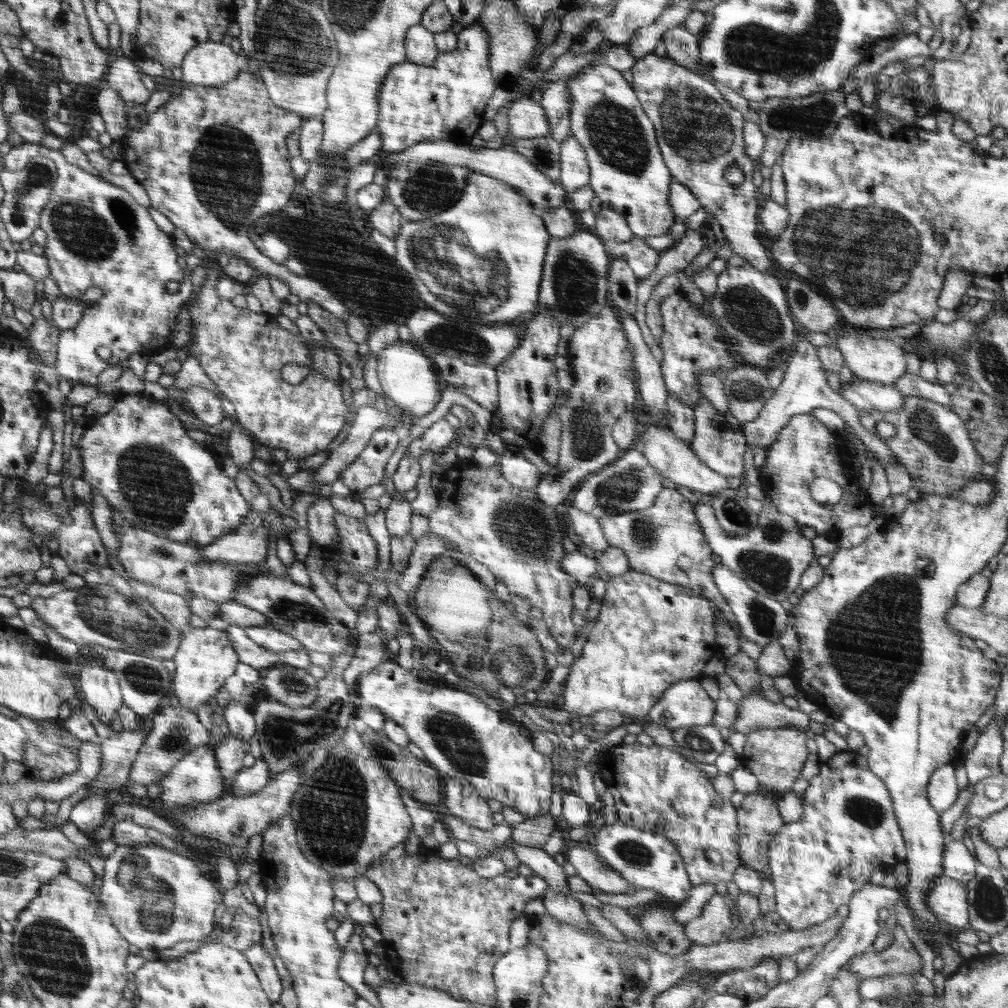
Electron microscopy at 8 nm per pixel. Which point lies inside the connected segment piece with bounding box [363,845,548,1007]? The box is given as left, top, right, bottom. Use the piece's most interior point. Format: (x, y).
(443, 926)

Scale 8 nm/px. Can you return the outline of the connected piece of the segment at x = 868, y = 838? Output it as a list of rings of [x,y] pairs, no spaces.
[[[840,751],[834,754],[830,760],[821,762],[820,772],[810,778],[808,782],[808,788],[801,796],[804,809],[803,817],[798,822],[785,822],[778,829],[773,840],[769,842],[768,872],[772,874],[773,887],[775,888],[775,910],[780,914],[780,918],[789,926],[790,931],[810,928],[834,916],[838,907],[844,904],[849,905],[850,897],[854,893],[858,893],[858,890],[870,880],[874,868],[881,868],[881,866],[888,866],[888,864],[892,866],[892,864],[904,863],[906,856],[905,842],[893,809],[893,802],[889,790],[884,782],[882,782],[882,779],[869,770],[867,758],[861,756],[858,751]]]

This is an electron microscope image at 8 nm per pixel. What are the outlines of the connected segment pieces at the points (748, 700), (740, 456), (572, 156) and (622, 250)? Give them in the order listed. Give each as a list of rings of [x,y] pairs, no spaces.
[[[746,695],[742,698],[738,712],[732,728],[742,734],[772,727],[794,727],[801,731],[810,727],[809,714],[783,703],[772,703],[760,696]]]
[[[702,396],[695,410],[695,433],[691,440],[691,447],[694,454],[710,470],[715,470],[722,476],[743,475],[744,452],[747,444],[741,427],[736,427],[734,418],[730,414],[720,413],[709,403],[709,400]]]
[[[570,135],[560,143],[560,183],[568,196],[575,190],[589,185],[590,170],[586,161],[586,150]]]
[[[633,236],[628,242],[611,246],[616,259],[626,261],[636,278],[636,284],[646,279],[657,268],[661,252],[650,248],[644,238]]]

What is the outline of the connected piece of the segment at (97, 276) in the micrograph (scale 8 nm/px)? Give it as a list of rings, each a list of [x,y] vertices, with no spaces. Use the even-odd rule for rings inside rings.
[[[24,142],[22,145],[18,145],[18,147],[11,149],[3,158],[4,158],[4,166],[8,171],[20,171],[26,168],[36,157],[47,157],[50,158],[56,165],[57,176],[56,180],[53,182],[53,186],[50,191],[49,202],[44,206],[40,216],[40,224],[39,227],[44,230],[44,234],[46,234],[46,247],[43,248],[43,255],[46,257],[47,265],[49,269],[49,274],[52,275],[52,280],[58,285],[61,294],[66,298],[72,298],[74,300],[82,301],[82,296],[88,290],[88,288],[99,288],[102,290],[102,296],[95,300],[84,302],[86,306],[83,308],[81,319],[77,322],[77,325],[70,330],[65,330],[60,333],[59,336],[59,344],[58,344],[58,360],[55,362],[55,369],[58,372],[58,376],[60,379],[66,380],[74,380],[74,382],[81,382],[81,378],[88,378],[88,376],[98,376],[100,372],[106,370],[109,366],[119,366],[122,360],[126,360],[129,358],[131,354],[134,352],[140,352],[140,350],[146,350],[146,348],[165,348],[172,347],[168,346],[168,342],[166,342],[166,338],[170,336],[170,332],[172,332],[172,324],[176,324],[176,318],[178,318],[178,310],[182,304],[185,304],[186,300],[190,298],[190,294],[192,294],[192,284],[190,284],[190,278],[184,274],[184,270],[178,266],[178,254],[174,252],[174,244],[172,244],[172,240],[170,240],[170,236],[168,234],[162,232],[162,230],[158,230],[158,226],[156,226],[156,222],[148,216],[148,212],[146,212],[146,208],[140,206],[136,200],[130,193],[122,188],[118,188],[118,186],[114,186],[114,184],[110,184],[102,177],[92,175],[86,170],[82,170],[78,166],[74,166],[74,164],[70,164],[70,162],[66,161],[66,158],[62,156],[59,150],[50,150],[50,148],[45,148],[42,145],[38,145],[35,143]],[[167,282],[177,282],[178,290],[177,293],[169,293],[166,288]],[[100,346],[104,346],[109,348],[112,351],[112,357],[110,361],[104,361],[100,359],[98,353],[96,353],[97,348]]]

